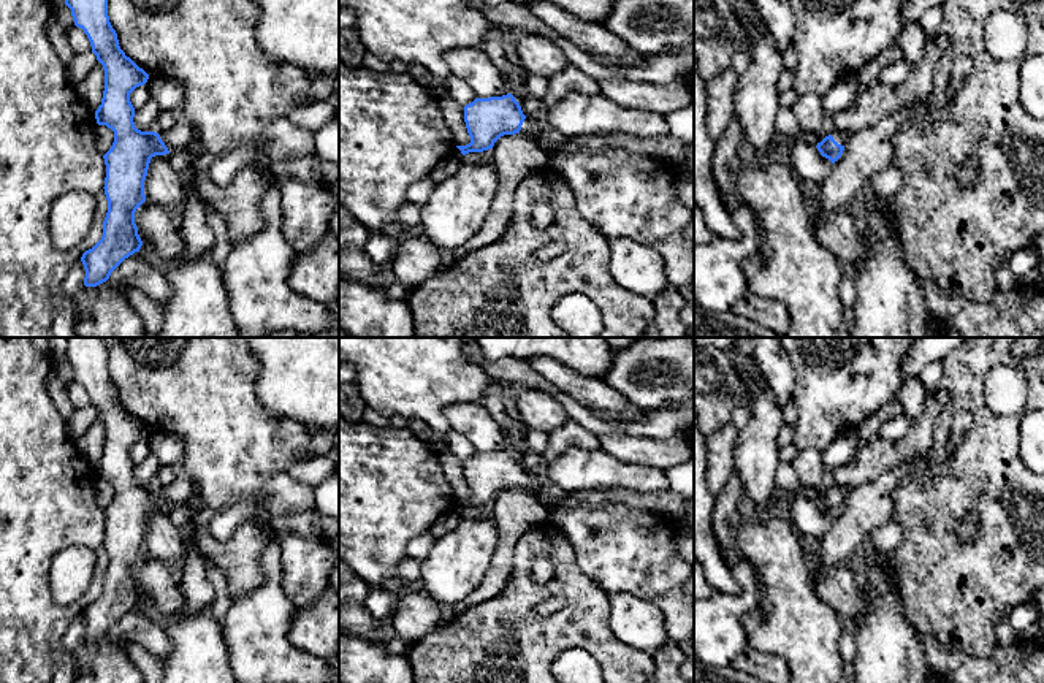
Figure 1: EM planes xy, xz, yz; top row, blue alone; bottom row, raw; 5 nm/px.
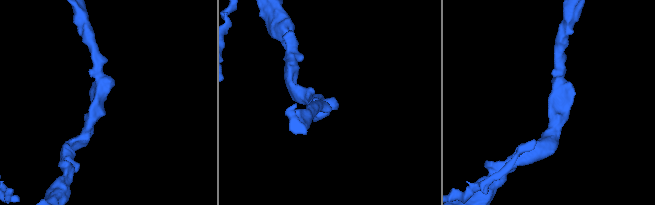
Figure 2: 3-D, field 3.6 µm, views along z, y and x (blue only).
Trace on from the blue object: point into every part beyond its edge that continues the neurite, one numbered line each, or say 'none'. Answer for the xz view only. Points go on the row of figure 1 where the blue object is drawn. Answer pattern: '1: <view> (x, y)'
1: xz (531, 129)

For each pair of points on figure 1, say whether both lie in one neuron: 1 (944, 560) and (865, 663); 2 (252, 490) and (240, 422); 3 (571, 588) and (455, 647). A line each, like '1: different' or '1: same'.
1: different
2: same
3: same

